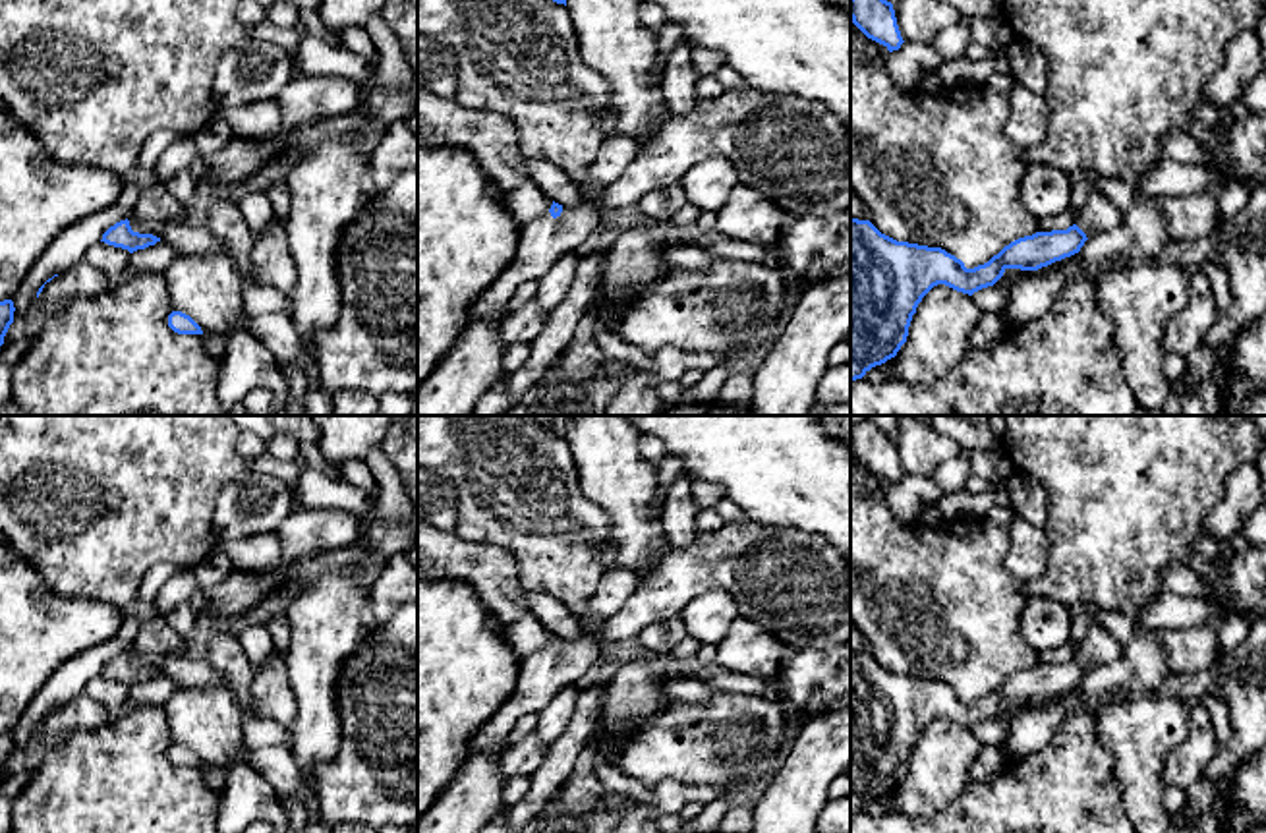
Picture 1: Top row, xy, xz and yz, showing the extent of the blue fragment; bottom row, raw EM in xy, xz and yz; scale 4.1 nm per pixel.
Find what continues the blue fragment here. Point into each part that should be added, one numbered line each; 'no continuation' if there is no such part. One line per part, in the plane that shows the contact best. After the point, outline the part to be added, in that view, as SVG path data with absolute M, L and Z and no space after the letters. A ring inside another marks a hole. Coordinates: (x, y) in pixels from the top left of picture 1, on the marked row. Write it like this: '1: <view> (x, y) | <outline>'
1: xy (143, 227) | M129 215L128 220L133 232L162 236L164 222L135 220L133 215Z

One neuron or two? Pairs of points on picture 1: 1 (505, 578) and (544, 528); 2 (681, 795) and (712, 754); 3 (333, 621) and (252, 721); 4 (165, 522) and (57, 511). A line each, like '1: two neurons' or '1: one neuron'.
1: two neurons
2: two neurons
3: two neurons
4: one neuron

